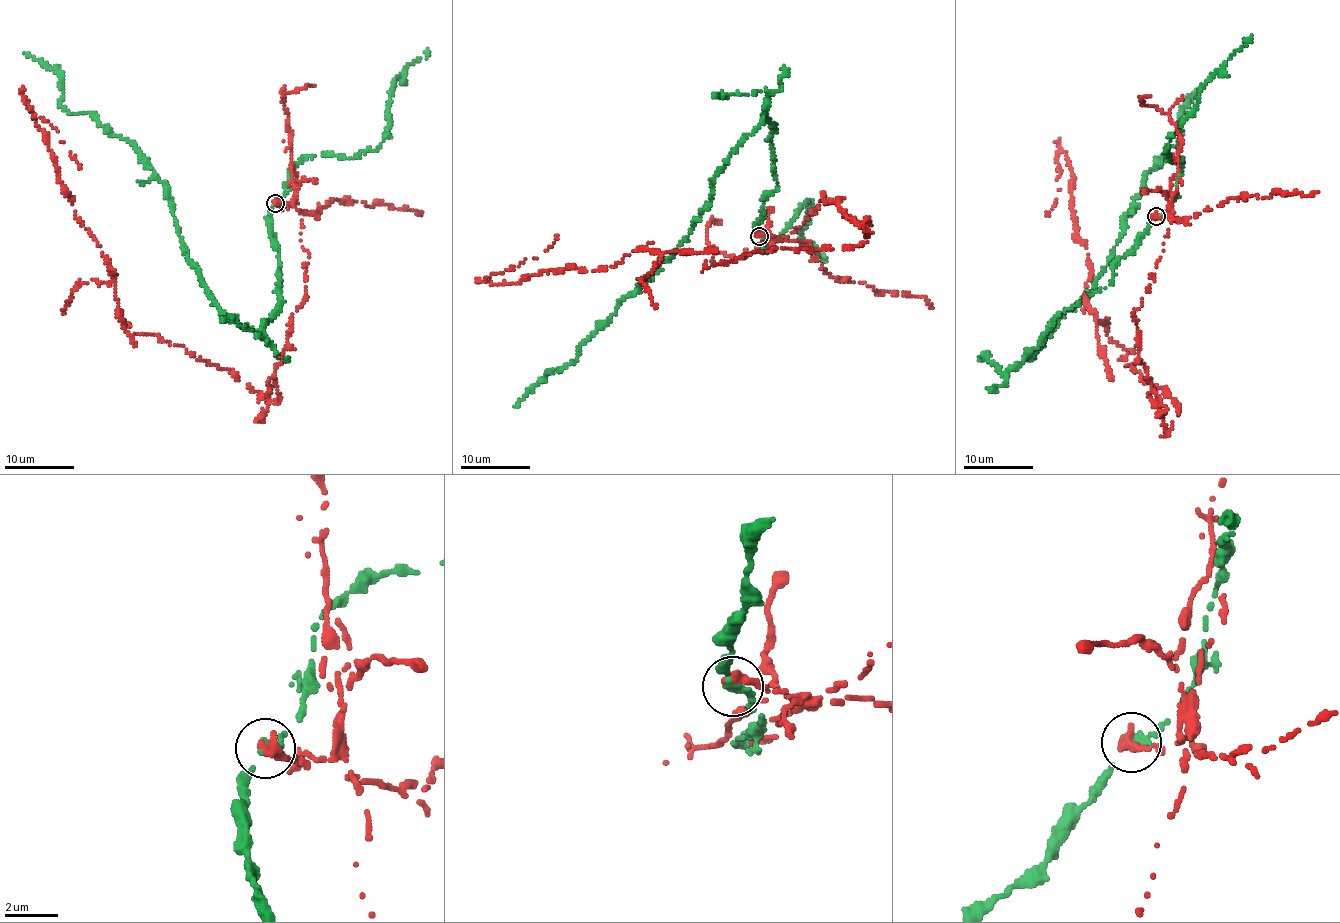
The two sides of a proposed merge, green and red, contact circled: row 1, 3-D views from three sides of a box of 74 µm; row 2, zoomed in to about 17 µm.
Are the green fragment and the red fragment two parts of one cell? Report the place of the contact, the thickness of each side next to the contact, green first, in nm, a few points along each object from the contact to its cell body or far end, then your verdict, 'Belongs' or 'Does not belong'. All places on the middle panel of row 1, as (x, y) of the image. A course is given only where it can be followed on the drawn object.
Place: (759, 236). Thickness 280 nm (green) against 480 nm. Course of green: (758, 237), (778, 185), (764, 116), (683, 242), (512, 407). Course of red: (758, 235), (789, 236), (824, 193), (868, 234), (716, 265), (634, 250), (598, 271), (487, 280), (556, 236). Does not belong

